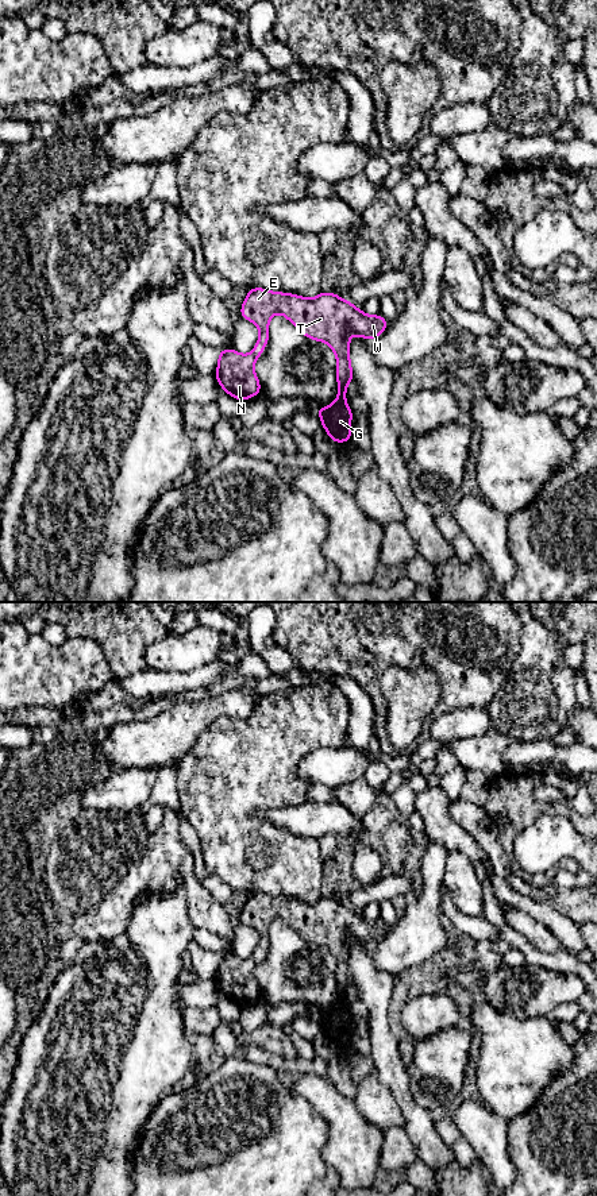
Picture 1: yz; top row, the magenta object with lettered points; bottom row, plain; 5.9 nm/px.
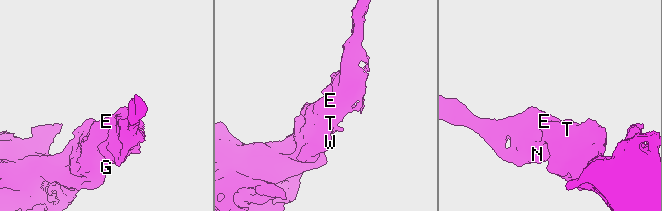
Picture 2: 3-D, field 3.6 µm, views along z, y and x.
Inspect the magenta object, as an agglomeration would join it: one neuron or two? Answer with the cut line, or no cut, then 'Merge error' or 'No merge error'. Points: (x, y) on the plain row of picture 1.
No split. No merge error

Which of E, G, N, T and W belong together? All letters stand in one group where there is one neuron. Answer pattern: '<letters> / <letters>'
E G N T W

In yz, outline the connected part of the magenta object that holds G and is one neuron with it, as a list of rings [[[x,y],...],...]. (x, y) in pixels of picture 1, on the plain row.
[[[263,892],[247,895],[240,913],[240,922],[259,933],[259,942],[250,958],[242,960],[232,953],[217,956],[219,969],[215,977],[224,998],[239,1007],[261,999],[261,987],[254,968],[267,949],[269,926],[273,919],[285,921],[304,941],[326,946],[336,960],[338,1002],[327,1012],[316,1012],[321,1031],[336,1049],[351,1045],[353,1015],[346,1007],[347,988],[354,985],[350,967],[350,940],[369,945],[377,944],[389,930],[380,918],[369,921],[354,908],[332,896],[321,896],[315,903],[292,898],[270,896]]]

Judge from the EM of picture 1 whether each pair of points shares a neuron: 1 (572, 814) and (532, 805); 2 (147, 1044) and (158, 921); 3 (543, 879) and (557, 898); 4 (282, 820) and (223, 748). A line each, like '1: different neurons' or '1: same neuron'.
1: same neuron
2: same neuron
3: different neurons
4: different neurons

